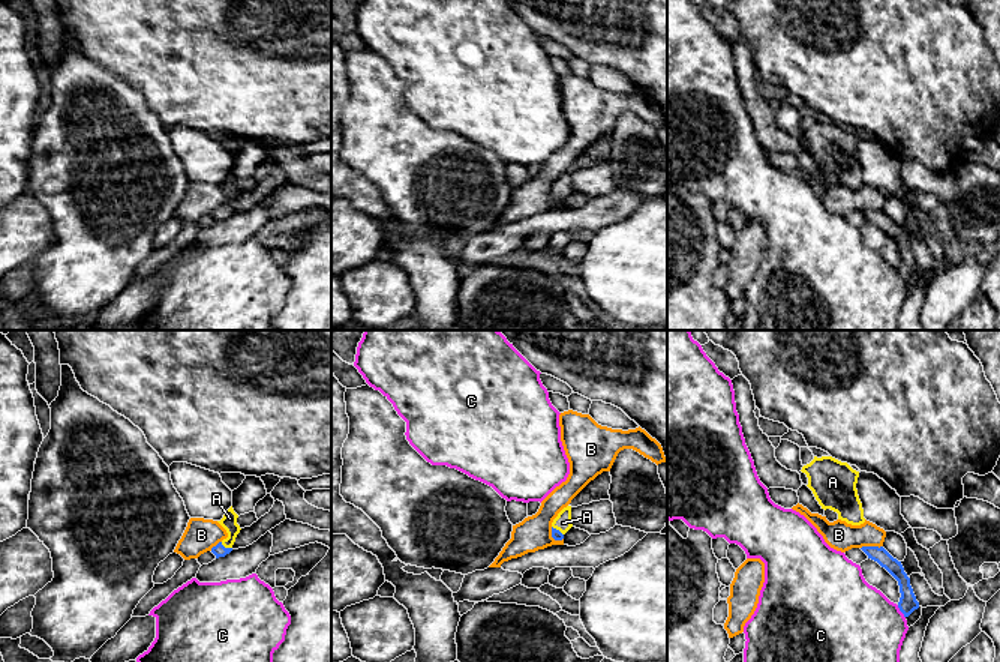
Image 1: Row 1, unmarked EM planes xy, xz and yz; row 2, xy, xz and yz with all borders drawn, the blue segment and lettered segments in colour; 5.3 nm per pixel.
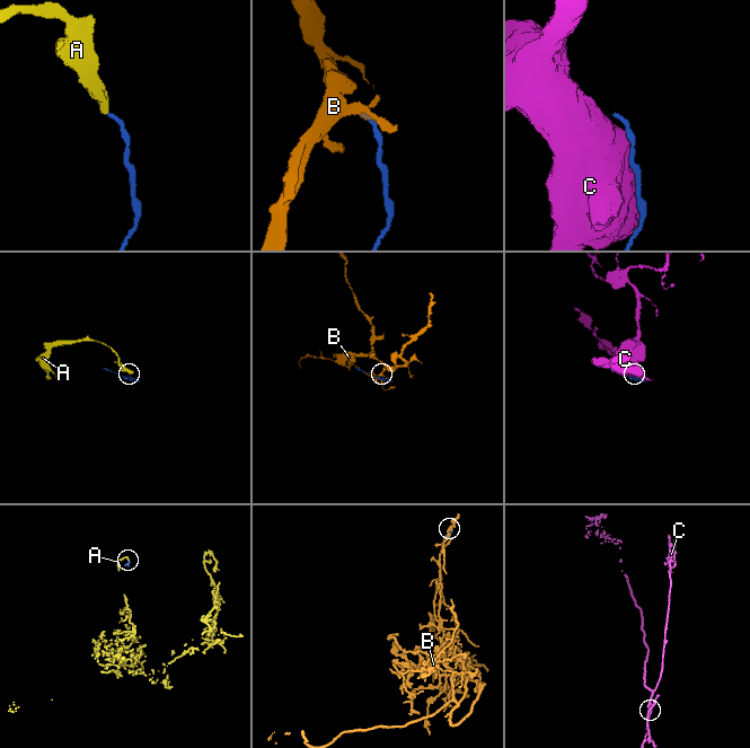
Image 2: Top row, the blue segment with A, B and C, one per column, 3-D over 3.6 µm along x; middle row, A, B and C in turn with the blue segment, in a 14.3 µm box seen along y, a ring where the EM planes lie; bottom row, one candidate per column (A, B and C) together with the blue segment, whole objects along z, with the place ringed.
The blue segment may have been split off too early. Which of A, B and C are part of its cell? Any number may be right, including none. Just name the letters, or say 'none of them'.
A

